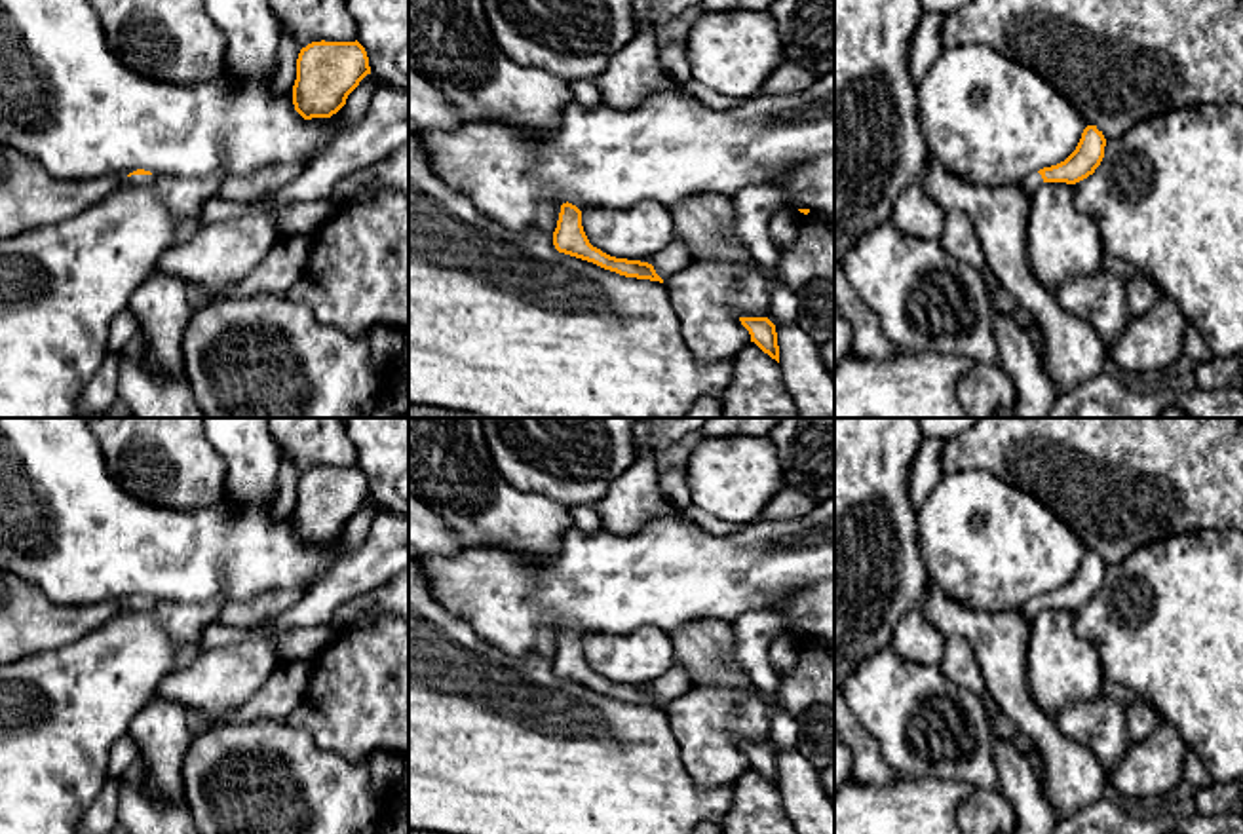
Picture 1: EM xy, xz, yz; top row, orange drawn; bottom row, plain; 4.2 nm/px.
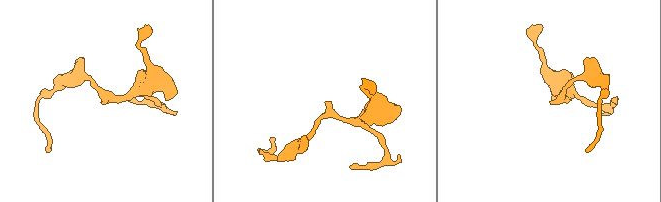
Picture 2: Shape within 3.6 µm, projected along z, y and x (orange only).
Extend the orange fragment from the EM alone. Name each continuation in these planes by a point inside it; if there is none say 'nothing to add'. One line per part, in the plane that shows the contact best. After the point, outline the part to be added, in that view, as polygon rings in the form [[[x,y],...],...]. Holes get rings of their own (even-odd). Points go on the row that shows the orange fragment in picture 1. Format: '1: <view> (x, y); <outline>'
1: xy (135, 179); [[[131,175],[131,177],[125,177],[125,182],[135,186],[150,186],[156,182],[156,175]]]

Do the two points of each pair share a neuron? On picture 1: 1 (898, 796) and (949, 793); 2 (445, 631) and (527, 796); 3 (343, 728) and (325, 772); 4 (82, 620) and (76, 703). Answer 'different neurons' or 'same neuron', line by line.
1: same neuron
2: same neuron
3: different neurons
4: different neurons

